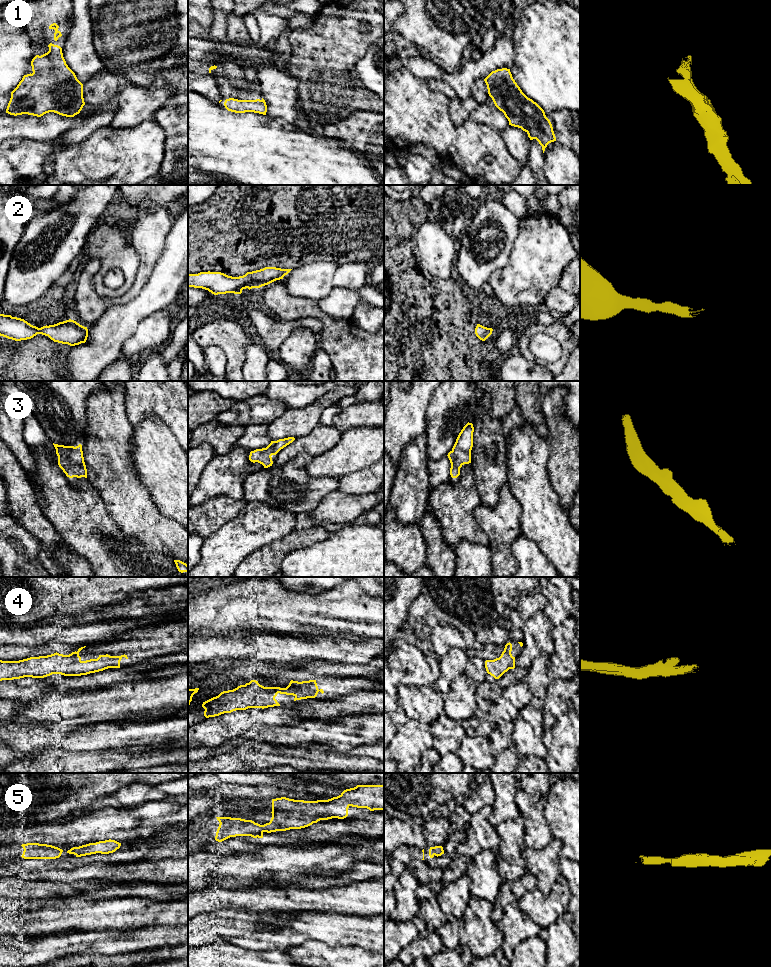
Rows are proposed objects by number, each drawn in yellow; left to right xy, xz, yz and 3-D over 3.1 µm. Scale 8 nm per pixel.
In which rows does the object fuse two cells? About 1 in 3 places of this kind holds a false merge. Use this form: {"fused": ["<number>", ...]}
{"fused": []}

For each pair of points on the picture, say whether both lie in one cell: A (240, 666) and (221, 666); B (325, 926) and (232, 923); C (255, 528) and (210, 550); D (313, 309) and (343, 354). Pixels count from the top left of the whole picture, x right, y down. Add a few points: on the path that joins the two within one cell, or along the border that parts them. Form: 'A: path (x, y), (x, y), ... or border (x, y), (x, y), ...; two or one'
A: path (235, 666), (226, 666); one
B: path (302, 927), (289, 936), (255, 936); one
C: path (244, 534), (224, 550), (221, 550); one
D: path (324, 320), (341, 337), (343, 343); one

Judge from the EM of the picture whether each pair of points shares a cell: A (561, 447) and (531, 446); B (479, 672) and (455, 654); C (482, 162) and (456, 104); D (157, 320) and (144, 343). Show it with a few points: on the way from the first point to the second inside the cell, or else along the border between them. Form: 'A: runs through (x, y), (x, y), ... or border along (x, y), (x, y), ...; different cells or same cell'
A: border along (546, 437), (549, 443), (548, 470); different cells
B: border along (469, 658), (463, 673); different cells
C: border along (449, 104), (449, 118), (456, 125), (463, 124); different cells
D: runs through (157, 326), (147, 337); same cell

